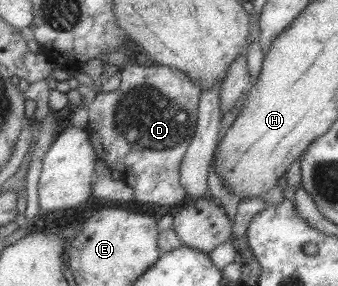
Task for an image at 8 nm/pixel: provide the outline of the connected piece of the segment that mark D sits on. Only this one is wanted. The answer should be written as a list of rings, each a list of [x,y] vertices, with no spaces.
[[[150,62],[145,65],[126,63],[121,70],[119,87],[113,92],[98,92],[88,105],[91,143],[104,165],[122,173],[122,178],[135,189],[136,200],[168,205],[176,209],[184,203],[185,186],[181,183],[181,165],[192,145],[200,118],[203,90],[184,71]]]

